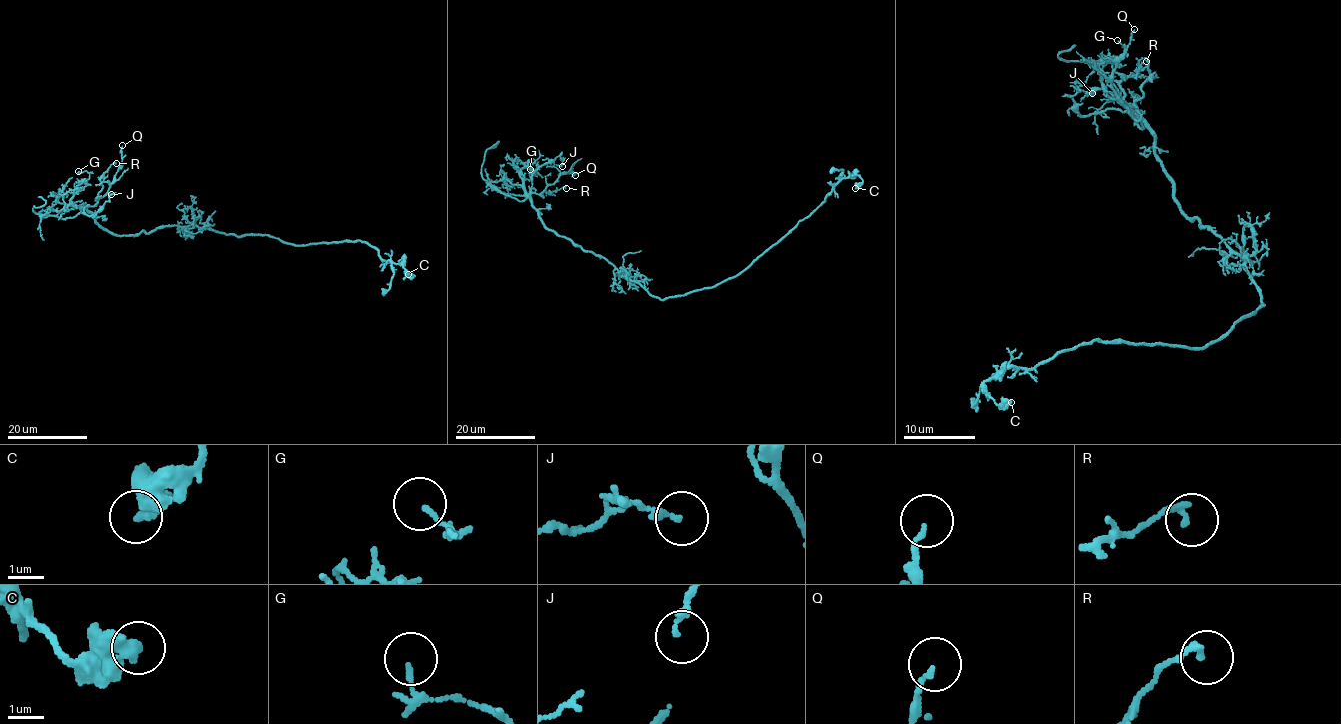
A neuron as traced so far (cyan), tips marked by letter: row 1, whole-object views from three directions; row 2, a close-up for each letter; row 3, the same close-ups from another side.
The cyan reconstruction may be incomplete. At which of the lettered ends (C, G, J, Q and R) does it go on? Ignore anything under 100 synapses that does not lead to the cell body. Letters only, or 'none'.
none

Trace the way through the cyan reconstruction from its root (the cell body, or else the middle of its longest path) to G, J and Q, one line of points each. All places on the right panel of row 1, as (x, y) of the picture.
G: (1259, 292), (1242, 258), (1182, 213), (1156, 140), (1106, 89), (1102, 67), (1124, 54), (1117, 40)
J: (1259, 292), (1242, 258), (1182, 213), (1139, 118), (1118, 109), (1081, 115), (1071, 96), (1092, 93)
Q: (1259, 292), (1242, 258), (1211, 226), (1200, 227), (1182, 213), (1156, 140), (1112, 89), (1113, 69), (1134, 29)

